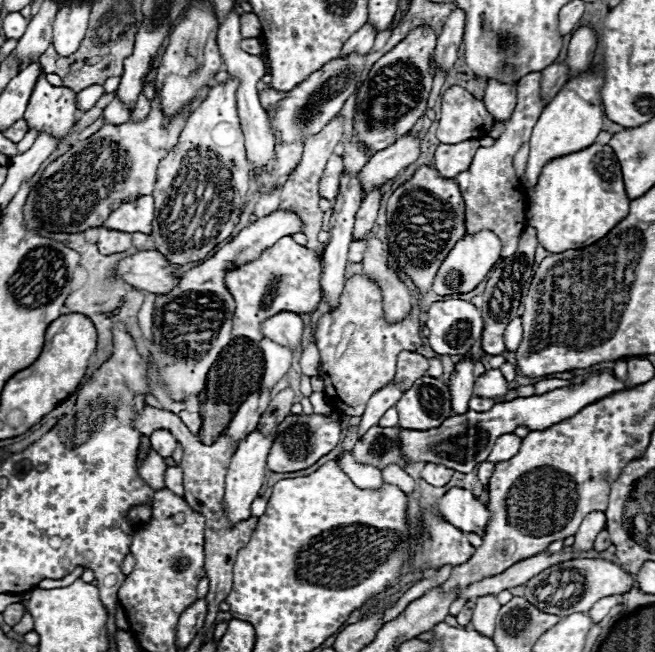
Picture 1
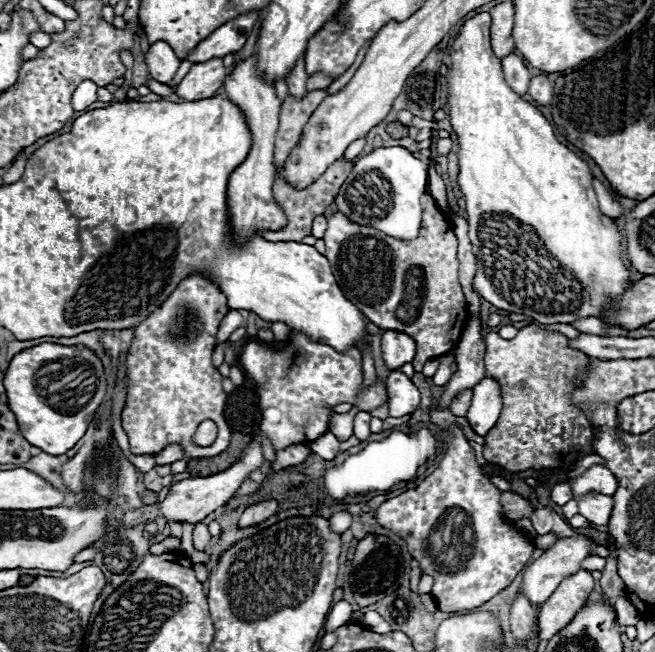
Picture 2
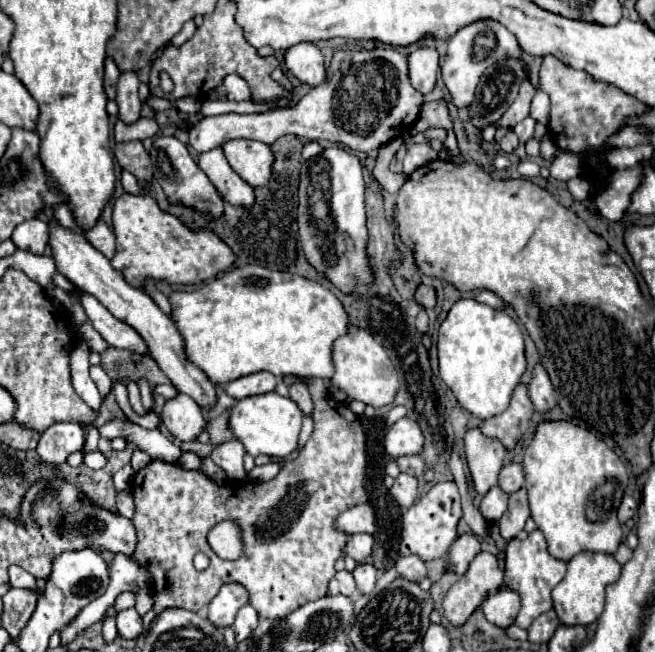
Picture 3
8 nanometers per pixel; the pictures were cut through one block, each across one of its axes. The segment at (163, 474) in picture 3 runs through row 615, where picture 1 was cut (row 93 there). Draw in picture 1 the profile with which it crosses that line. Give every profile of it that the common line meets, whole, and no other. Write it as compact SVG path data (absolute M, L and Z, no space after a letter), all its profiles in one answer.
M268 88L268 90L262 90L262 92L260 92L260 104L266 108L266 112L270 112L272 106L276 106L276 102L284 100L286 96L288 96L286 92L280 92L280 90Z

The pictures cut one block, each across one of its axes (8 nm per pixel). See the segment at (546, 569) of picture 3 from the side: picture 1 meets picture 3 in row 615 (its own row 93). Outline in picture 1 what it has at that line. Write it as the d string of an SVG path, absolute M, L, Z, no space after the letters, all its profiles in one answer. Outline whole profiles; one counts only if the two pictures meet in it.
M532 72L518 80L518 104L512 116L504 122L504 134L492 146L480 146L474 154L470 168L456 176L456 182L466 202L468 234L476 234L480 230L496 232L502 240L502 256L512 256L518 250L518 238L526 228L526 198L520 190L512 160L520 146L528 144L532 128L544 108L544 100L540 98L540 78L542 72Z

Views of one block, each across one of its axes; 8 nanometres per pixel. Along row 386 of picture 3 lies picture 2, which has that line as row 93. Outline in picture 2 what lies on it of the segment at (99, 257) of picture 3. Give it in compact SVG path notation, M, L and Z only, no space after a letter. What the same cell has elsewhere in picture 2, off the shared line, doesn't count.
M212 58L208 62L194 64L174 92L184 100L212 98L224 84L226 74L228 70L224 68L222 58Z

